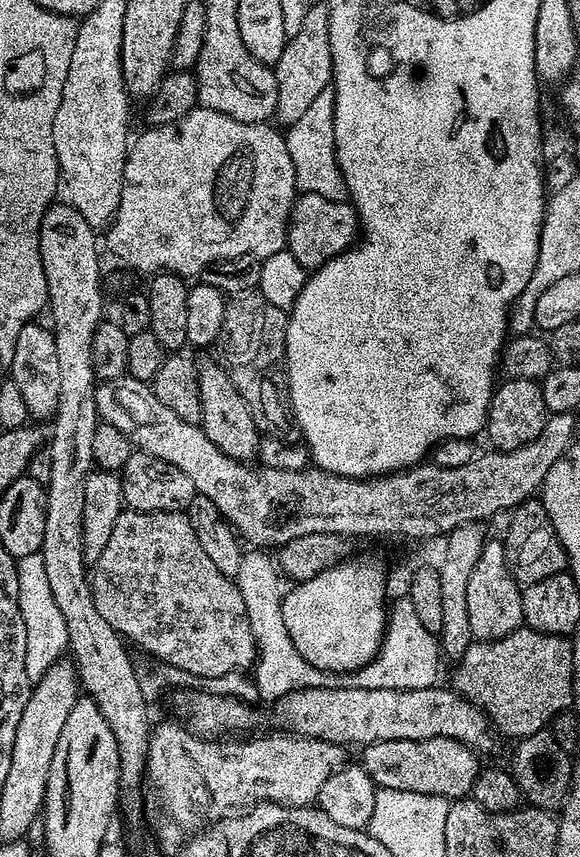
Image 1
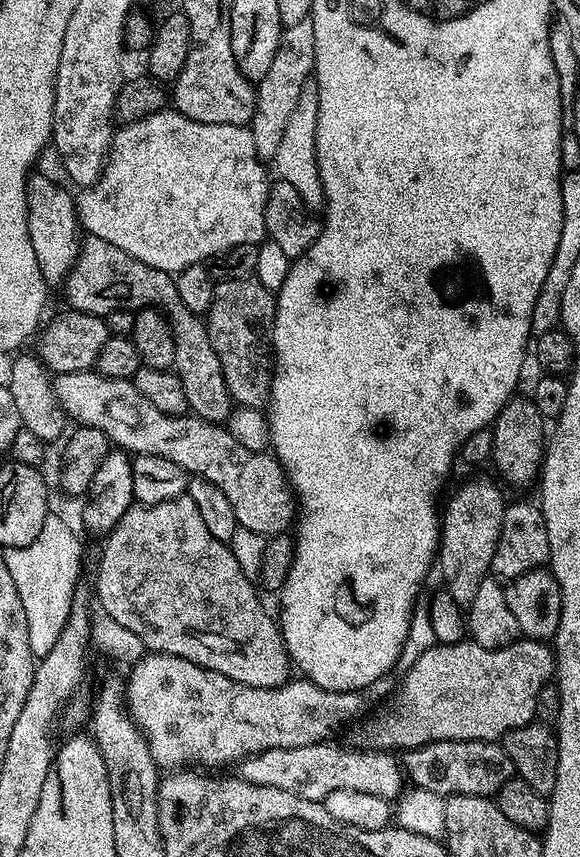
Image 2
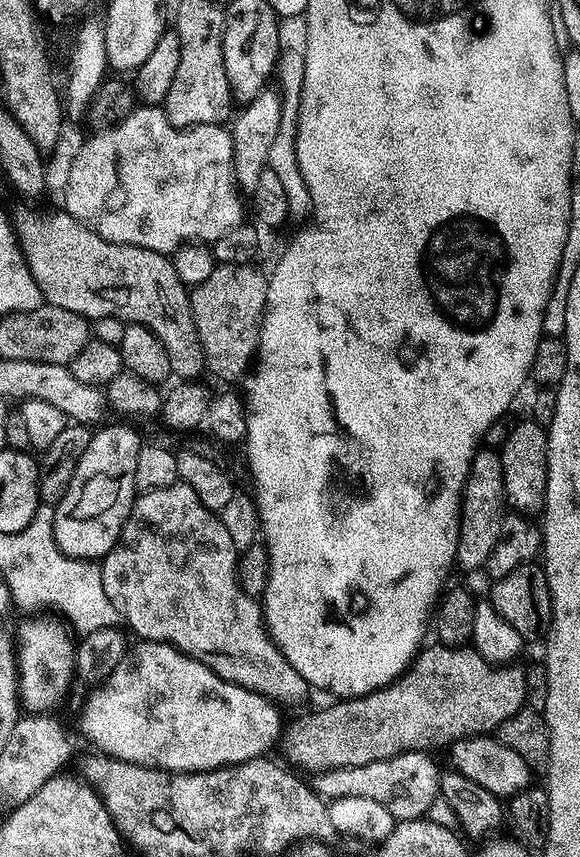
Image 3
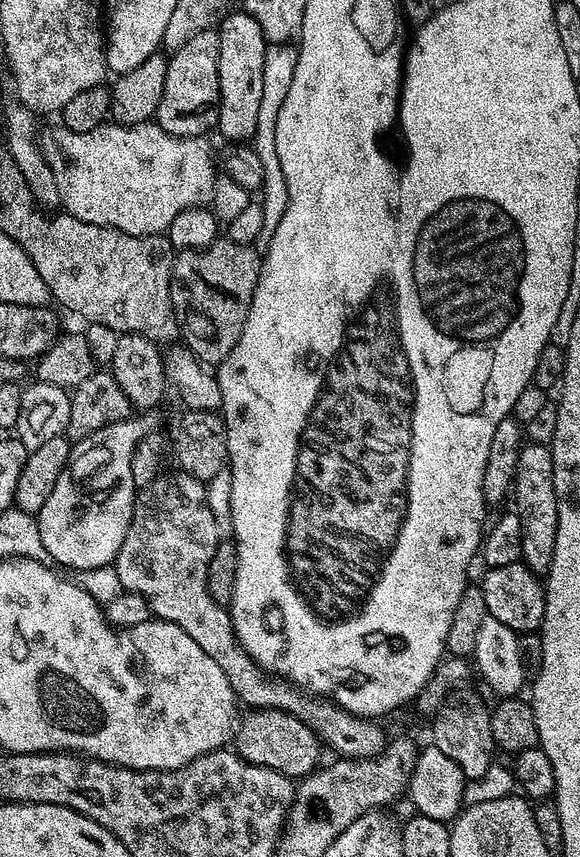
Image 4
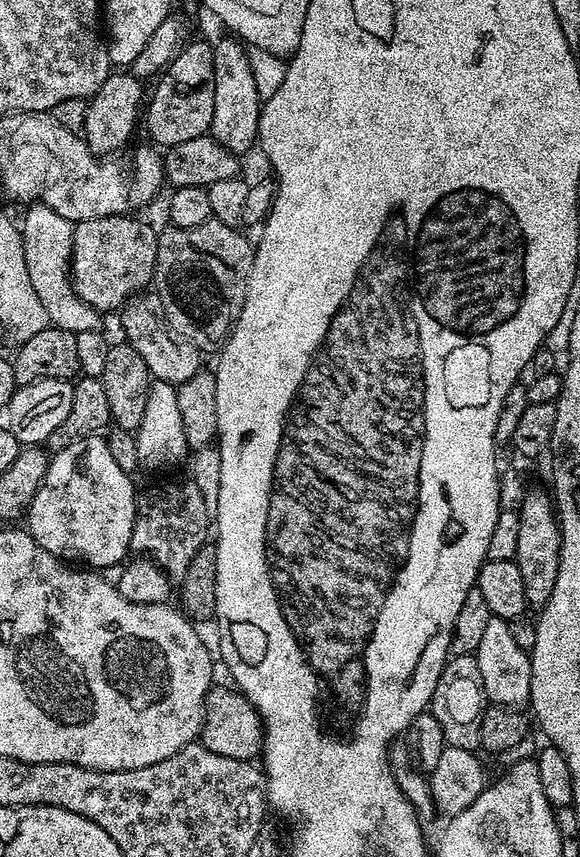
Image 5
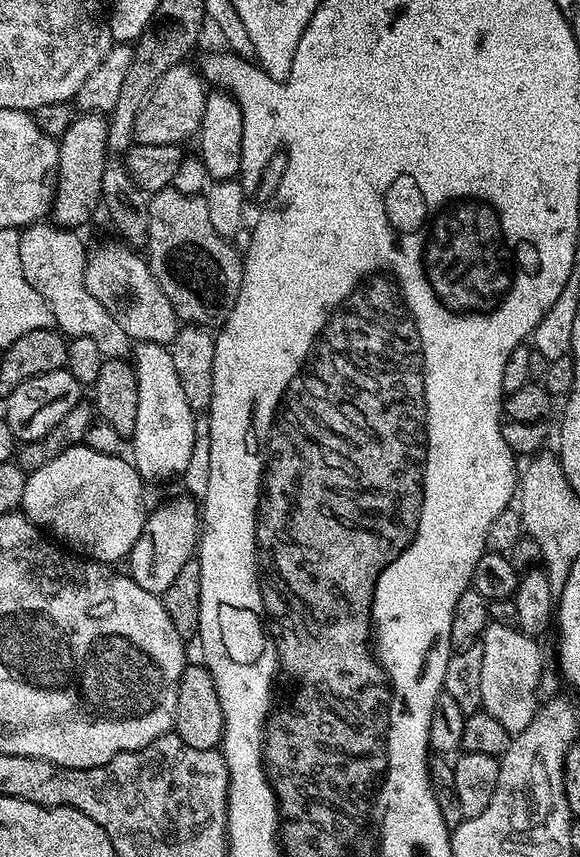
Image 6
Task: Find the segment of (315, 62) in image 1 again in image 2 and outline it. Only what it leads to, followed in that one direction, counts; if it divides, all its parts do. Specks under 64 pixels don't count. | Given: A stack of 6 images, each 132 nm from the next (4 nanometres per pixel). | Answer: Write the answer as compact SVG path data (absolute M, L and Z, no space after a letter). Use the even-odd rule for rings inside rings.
M311 19L287 25L280 33L278 50L274 62L266 70L266 78L258 82L256 90L256 109L250 125L254 138L254 150L265 162L275 161L278 146L282 143L282 133L294 115L302 90L313 79L316 70L314 62L314 26Z

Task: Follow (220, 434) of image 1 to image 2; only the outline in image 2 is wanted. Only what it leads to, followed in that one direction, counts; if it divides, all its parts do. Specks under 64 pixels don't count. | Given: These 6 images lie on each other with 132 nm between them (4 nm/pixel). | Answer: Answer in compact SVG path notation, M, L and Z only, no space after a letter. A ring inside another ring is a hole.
M85 235L80 256L64 281L62 291L68 299L69 309L95 316L107 318L114 310L142 308L155 308L163 312L168 318L168 325L172 327L176 343L174 371L182 382L182 390L186 390L191 415L199 416L211 424L224 424L231 416L234 401L226 390L222 362L218 362L218 354L214 354L208 325L197 313L182 306L175 279L169 273L154 270L146 266L146 262L138 262L138 258L130 258L126 250L118 250L118 246L102 242L102 238Z

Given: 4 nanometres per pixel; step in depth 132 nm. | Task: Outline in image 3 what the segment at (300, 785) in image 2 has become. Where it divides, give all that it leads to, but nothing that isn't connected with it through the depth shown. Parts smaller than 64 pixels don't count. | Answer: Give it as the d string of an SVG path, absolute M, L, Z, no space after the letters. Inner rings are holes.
M403 752L366 766L335 768L315 777L314 791L328 802L338 798L374 798L374 802L382 802L398 822L419 820L429 815L431 804L440 796L441 769L436 768L432 758L427 752Z

